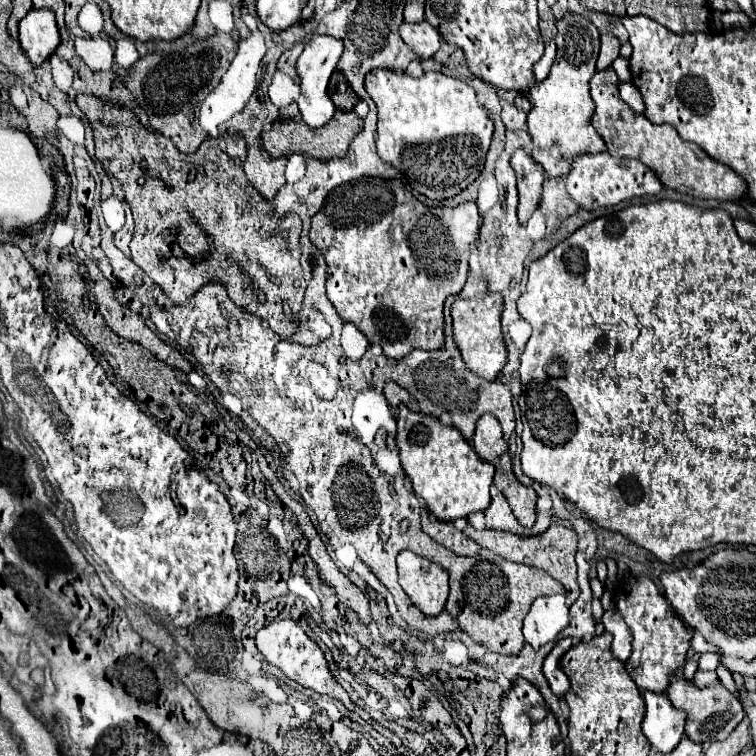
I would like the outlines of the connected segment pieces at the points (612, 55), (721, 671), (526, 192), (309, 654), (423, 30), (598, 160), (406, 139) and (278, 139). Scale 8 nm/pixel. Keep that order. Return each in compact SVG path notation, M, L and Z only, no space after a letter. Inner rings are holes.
M602 34L602 48L600 48L600 56L598 56L598 70L608 68L618 58L618 50L620 50L620 42L614 36L610 36L610 34Z
M720 666L720 668L716 670L716 674L718 674L720 682L722 682L722 684L724 684L728 690L732 690L732 694L736 694L740 702L744 702L744 700L742 700L742 696L740 696L740 692L738 692L738 688L736 688L736 682L734 682L734 678L732 678L730 670L728 670L728 668L724 668L724 666Z
M516 150L512 154L512 168L518 176L518 220L524 226L532 212L540 206L542 200L542 182L544 182L544 168L536 164L524 150Z
M294 620L270 622L268 626L258 630L256 646L262 652L264 660L270 662L272 666L280 668L282 672L286 672L288 680L296 688L308 690L306 694L326 694L324 698L328 698L328 694L332 694L332 698L340 698L340 702L344 702L344 706L348 706L348 710L352 710L352 700L350 700L348 692L332 676L332 672L328 668L328 662L324 658L324 652L320 650L320 646L316 642L312 642L306 636L306 632L300 628L298 622L294 622Z
M426 20L418 24L404 22L400 26L400 36L420 58L432 58L440 48L440 34Z
M608 152L600 154L580 154L574 164L572 172L566 176L566 190L572 200L584 210L596 210L602 206L616 206L622 200L632 196L646 196L658 194L662 190L660 180L652 170L648 170L642 162L632 158L614 158Z
M378 68L366 74L364 88L378 108L378 156L400 170L412 190L430 200L446 200L468 188L478 178L484 168L494 124L488 118L488 112L478 104L476 94L468 84L442 72L426 72L422 78L412 78L406 72Z
M336 112L332 122L320 126L318 130L310 130L304 126L302 120L276 120L270 128L262 132L262 146L270 154L270 158L280 158L288 154L302 154L306 158L316 160L330 160L334 156L344 156L348 152L348 146L352 138L362 130L362 120L356 116L356 112Z

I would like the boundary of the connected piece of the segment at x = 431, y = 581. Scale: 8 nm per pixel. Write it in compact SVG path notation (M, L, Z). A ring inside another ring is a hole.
M410 550L398 554L400 586L412 604L426 616L438 616L448 598L448 574L438 564Z

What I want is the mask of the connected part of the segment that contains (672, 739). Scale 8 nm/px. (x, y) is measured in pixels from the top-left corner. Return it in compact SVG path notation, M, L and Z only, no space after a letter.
M644 692L642 696L646 702L642 732L658 752L668 754L672 748L678 746L678 742L684 734L686 716L682 710L676 710L668 702L666 694Z

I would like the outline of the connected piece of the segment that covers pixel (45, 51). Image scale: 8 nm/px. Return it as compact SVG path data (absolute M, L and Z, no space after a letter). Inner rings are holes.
M46 8L30 10L18 24L18 40L30 62L40 66L60 44L54 12Z

